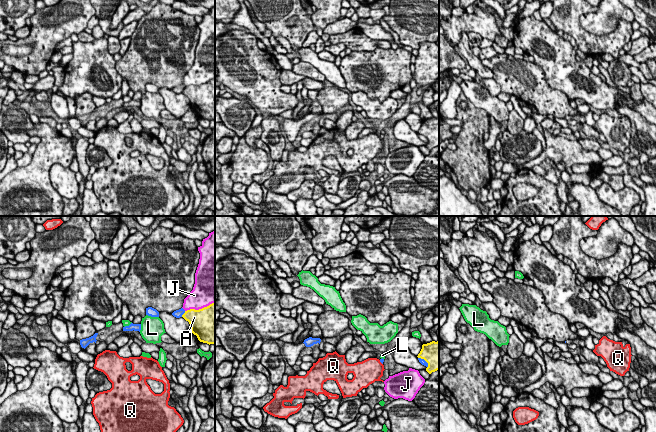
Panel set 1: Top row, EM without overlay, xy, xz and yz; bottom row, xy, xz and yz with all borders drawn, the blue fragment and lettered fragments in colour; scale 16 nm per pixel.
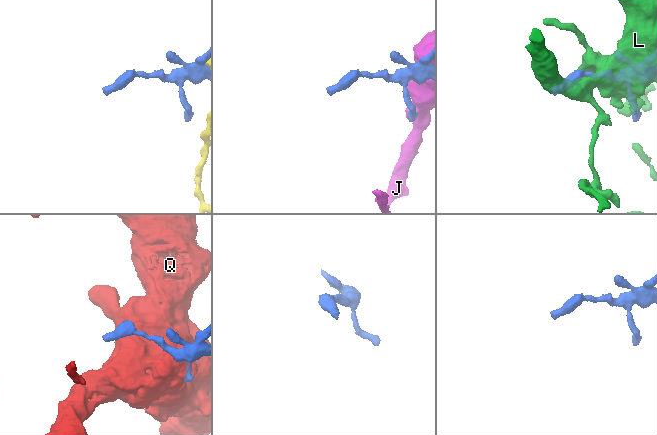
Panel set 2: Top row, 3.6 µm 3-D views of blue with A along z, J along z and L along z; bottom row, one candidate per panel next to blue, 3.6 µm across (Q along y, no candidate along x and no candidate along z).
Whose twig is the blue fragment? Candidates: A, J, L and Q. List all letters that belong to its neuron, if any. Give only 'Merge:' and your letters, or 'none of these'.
Merge: none of these

